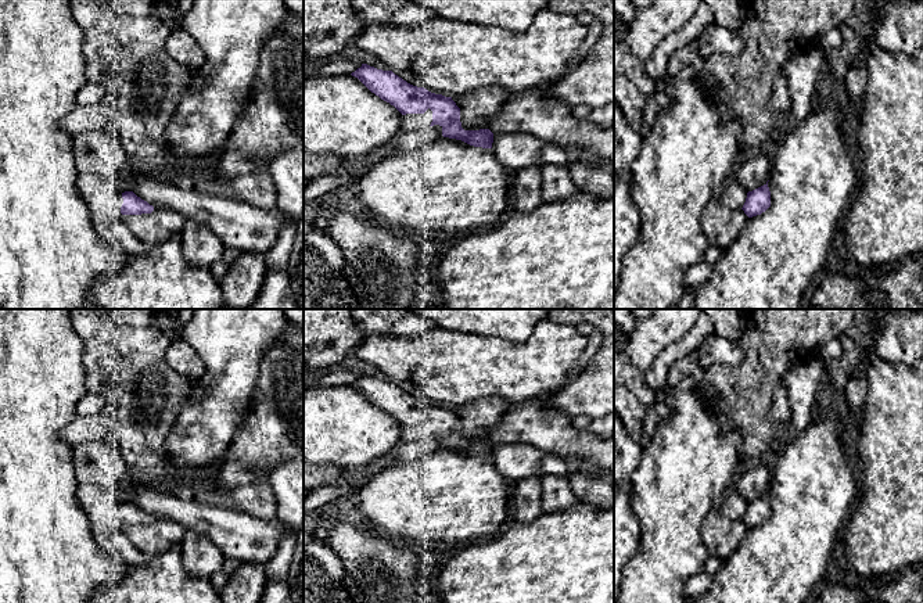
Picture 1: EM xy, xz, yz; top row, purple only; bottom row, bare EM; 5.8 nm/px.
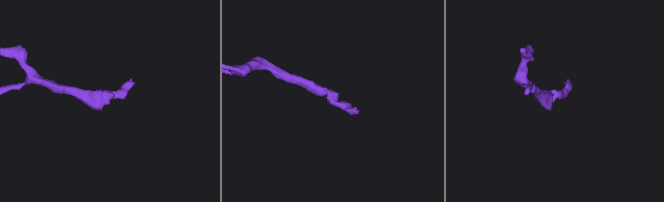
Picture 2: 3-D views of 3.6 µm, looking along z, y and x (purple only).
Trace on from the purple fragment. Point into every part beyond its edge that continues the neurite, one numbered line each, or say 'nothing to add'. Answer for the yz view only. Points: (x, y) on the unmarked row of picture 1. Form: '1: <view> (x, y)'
nothing to add

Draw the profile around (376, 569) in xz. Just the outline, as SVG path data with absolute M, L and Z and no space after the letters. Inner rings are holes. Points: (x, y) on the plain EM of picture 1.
M335 518L326 521L320 535L342 564L344 586L352 603L435 603L423 584L428 568L423 549L383 536L364 524Z

